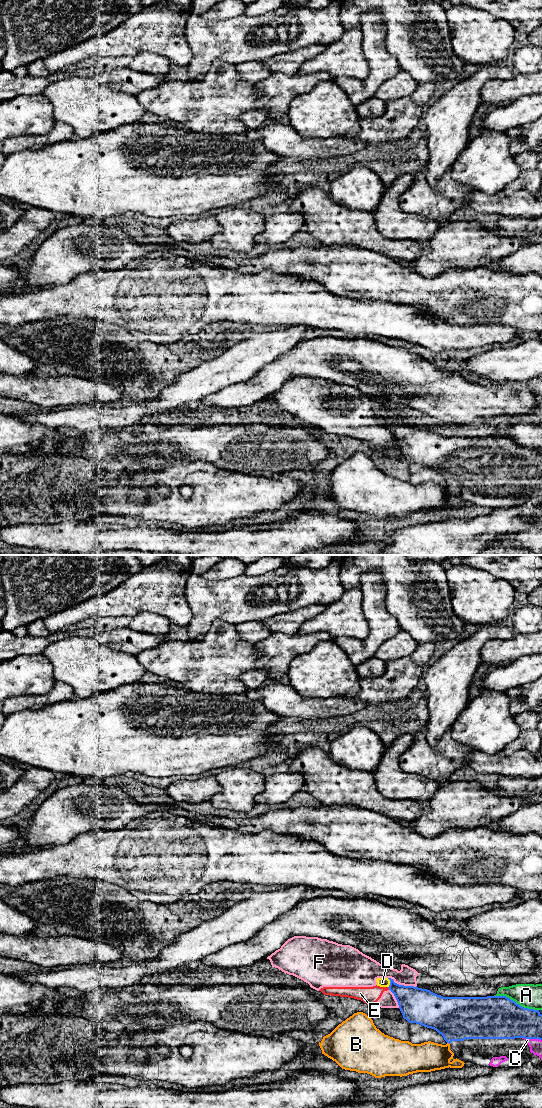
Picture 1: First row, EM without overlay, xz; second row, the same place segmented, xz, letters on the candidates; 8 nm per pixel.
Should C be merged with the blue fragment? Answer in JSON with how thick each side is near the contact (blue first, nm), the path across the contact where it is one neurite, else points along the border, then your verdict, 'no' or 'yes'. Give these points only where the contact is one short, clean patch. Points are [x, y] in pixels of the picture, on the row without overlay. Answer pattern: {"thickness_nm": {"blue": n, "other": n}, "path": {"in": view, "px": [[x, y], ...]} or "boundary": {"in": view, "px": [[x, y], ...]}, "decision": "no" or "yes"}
{"thickness_nm": {"blue": 300, "other": 100}, "decision": "yes"}

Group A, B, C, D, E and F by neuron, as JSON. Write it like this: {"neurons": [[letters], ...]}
{"neurons": [["A"], ["B"], ["C"], ["D", "E", "F"]]}

